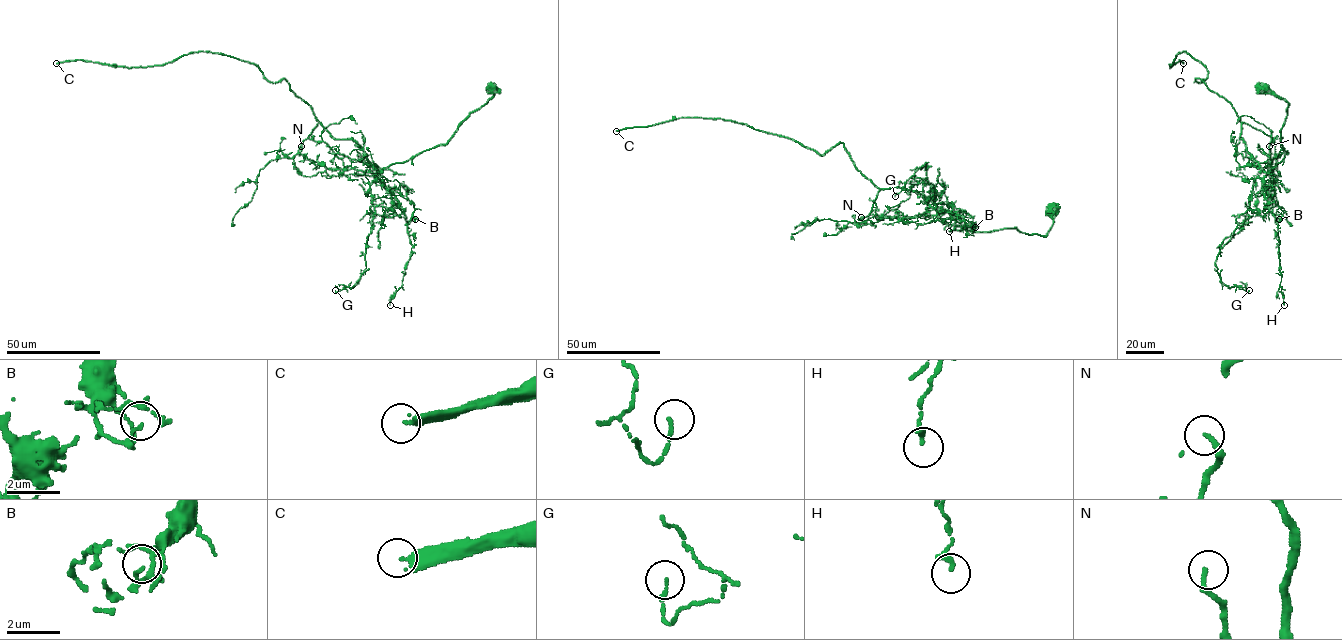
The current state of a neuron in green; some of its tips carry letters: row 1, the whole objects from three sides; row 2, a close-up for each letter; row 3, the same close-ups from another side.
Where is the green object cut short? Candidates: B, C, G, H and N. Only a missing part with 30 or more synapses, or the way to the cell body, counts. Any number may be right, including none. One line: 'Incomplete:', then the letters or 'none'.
Incomplete: C

